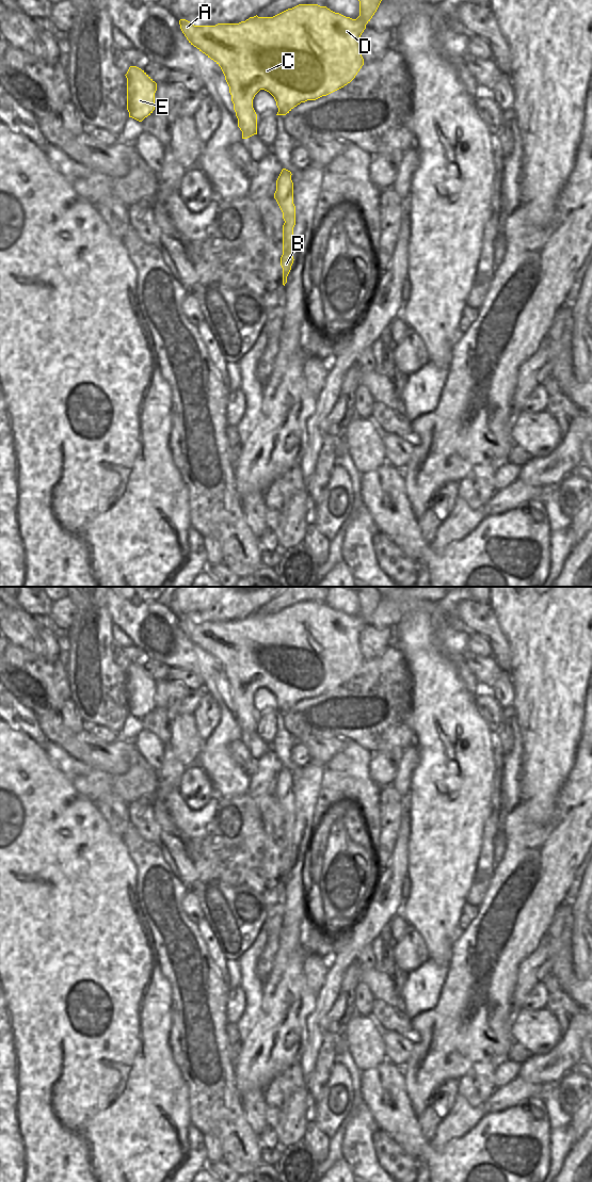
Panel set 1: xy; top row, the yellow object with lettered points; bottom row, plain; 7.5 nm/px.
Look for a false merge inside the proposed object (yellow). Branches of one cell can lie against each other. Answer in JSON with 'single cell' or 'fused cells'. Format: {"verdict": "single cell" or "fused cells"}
{"verdict": "single cell"}

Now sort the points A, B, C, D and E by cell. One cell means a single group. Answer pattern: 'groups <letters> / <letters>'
groups A B C D E

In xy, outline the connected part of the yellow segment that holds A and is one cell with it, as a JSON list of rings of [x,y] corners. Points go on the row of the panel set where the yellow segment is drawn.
[[[382,0],[358,1],[359,16],[356,19],[335,13],[326,6],[299,4],[273,17],[258,17],[256,15],[239,23],[194,26],[186,19],[180,19],[179,25],[189,43],[221,67],[229,86],[242,139],[247,139],[257,134],[257,114],[253,108],[253,99],[260,90],[269,92],[274,97],[278,108],[276,115],[286,115],[301,102],[326,96],[343,87],[355,78],[364,65],[359,50],[359,37]]]

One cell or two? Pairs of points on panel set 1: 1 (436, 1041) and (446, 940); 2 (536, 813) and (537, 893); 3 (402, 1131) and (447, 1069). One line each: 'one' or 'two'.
1: two
2: two
3: two

